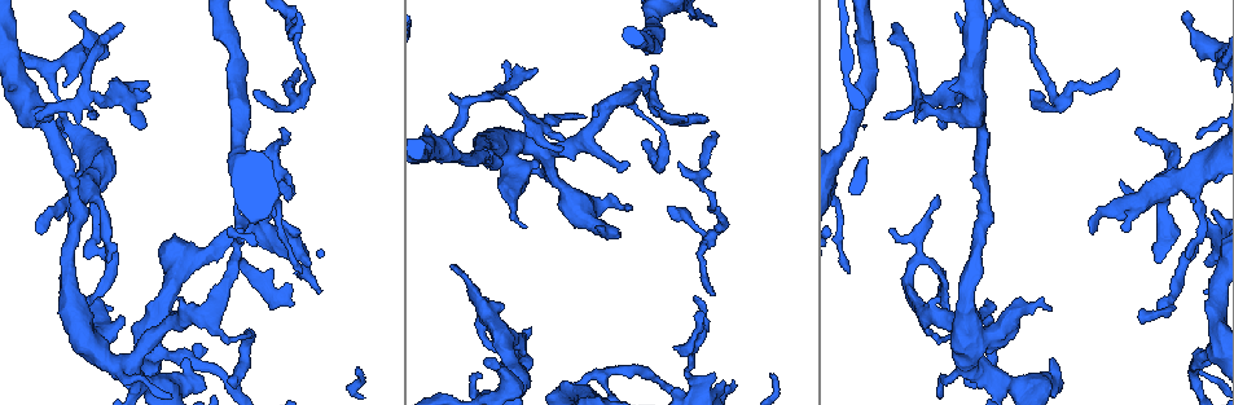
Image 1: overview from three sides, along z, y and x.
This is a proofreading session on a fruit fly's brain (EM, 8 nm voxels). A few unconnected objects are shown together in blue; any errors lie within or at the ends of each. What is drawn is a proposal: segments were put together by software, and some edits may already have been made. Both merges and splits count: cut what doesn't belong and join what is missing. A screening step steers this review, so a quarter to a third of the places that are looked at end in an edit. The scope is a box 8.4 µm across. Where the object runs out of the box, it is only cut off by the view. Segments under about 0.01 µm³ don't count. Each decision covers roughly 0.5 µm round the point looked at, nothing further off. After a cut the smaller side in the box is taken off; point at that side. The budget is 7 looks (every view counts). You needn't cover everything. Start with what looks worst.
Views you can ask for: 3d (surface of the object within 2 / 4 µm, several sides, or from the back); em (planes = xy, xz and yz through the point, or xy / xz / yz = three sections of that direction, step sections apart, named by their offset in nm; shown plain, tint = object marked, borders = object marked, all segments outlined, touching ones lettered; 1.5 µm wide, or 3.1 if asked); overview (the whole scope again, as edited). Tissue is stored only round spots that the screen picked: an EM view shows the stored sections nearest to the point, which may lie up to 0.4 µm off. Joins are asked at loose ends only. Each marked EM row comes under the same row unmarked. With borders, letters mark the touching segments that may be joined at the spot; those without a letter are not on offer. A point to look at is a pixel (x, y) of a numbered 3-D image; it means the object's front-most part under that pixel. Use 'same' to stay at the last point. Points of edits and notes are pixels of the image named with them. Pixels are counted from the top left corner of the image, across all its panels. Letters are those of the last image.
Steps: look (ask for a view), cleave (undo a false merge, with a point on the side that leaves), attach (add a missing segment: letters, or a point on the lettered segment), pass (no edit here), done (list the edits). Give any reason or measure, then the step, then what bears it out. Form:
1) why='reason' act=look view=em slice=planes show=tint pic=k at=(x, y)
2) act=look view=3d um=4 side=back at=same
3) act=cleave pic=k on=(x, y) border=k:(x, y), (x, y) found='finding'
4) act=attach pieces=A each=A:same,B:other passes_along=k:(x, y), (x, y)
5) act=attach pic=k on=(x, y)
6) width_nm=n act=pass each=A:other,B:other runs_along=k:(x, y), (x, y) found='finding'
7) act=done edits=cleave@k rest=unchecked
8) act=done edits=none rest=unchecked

why='thick end' act=look view=3d um=4 pic=1 at=(990, 316)

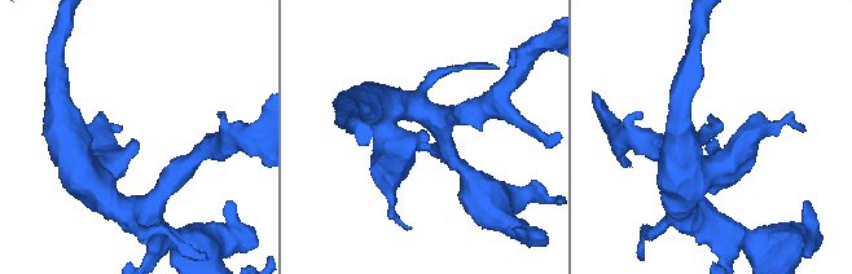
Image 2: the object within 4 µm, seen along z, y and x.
act=look view=em slice=planes show=tint pic=2 at=(425, 137)

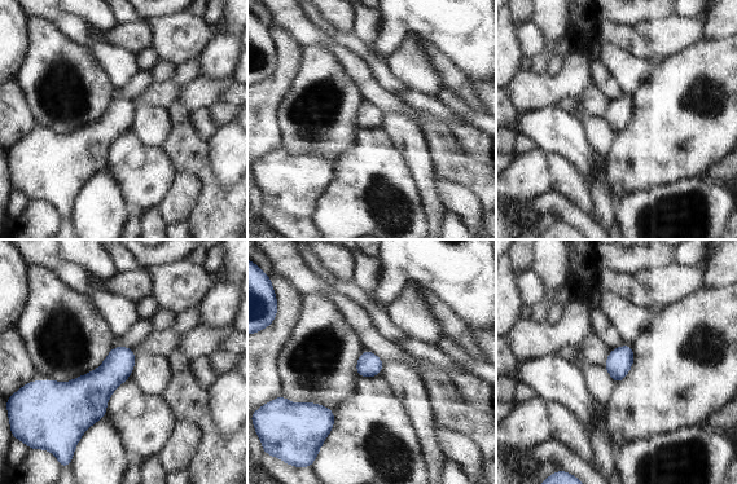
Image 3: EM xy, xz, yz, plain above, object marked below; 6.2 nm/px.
act=look view=em slice=planes show=borders at=same

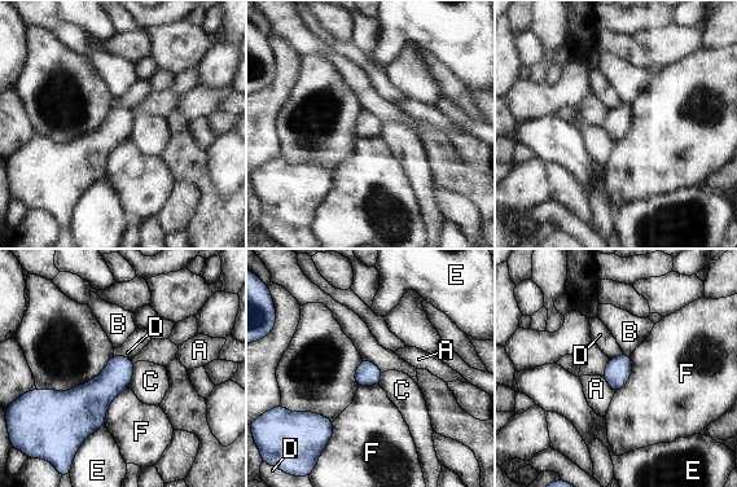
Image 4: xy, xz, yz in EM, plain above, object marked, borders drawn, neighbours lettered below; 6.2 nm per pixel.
act=pass each=A:other,B:other,C:other,D:other,E:other,F:other border=4:(134, 364), (134, 376), (127, 386) found='none of them fits'

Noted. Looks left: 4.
why='branch stops here' act=look view=3d um=4 pic=1 at=(1138, 134)

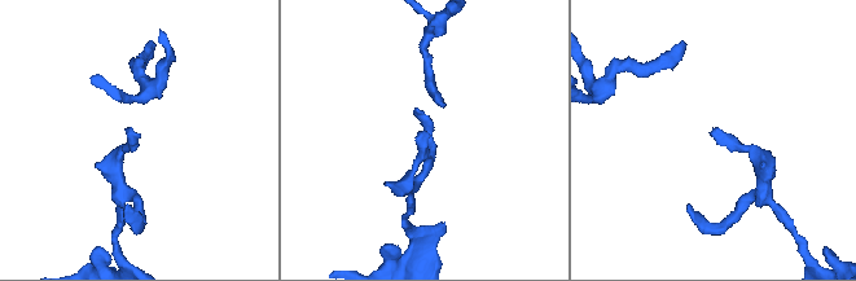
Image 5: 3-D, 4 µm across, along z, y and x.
act=look view=em slice=planes show=borders pic=5 at=(425, 131)

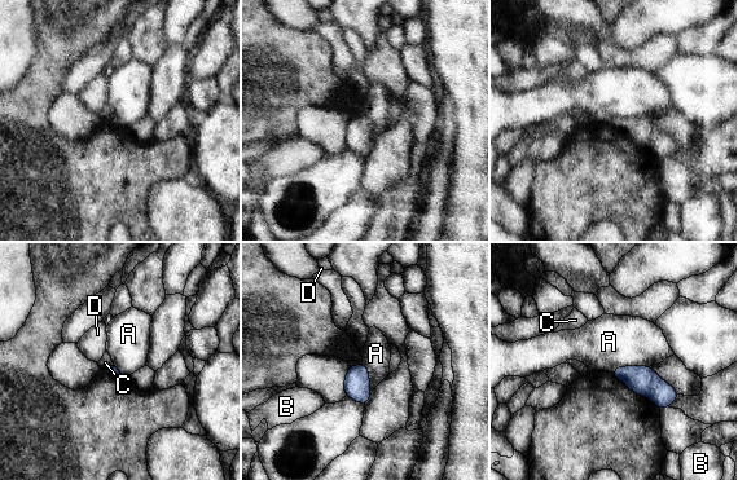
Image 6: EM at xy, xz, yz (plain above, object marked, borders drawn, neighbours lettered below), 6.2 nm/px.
longest_contact=A:240nm act=pass each=A:other,B:other,C:other,D:other found='none of them fits'

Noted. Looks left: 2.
why='abrupt turn' act=look view=em slice=xy step=4 show=tint pic=1 at=(292, 35)

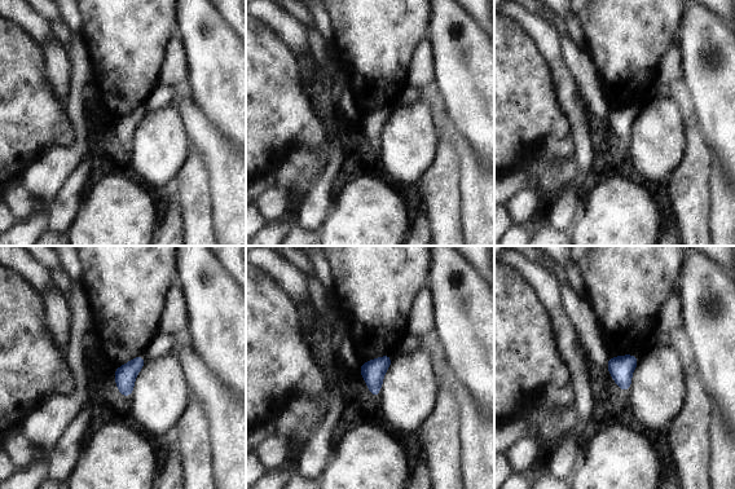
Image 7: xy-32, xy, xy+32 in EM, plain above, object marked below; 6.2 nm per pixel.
act=look view=em slice=planes show=borders at=same

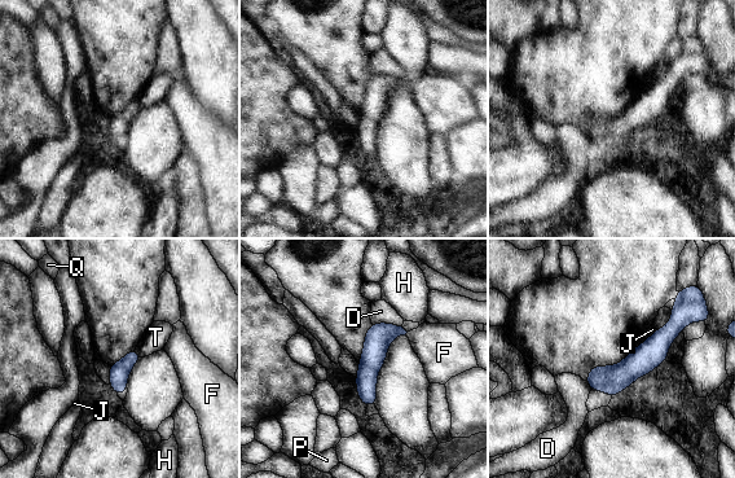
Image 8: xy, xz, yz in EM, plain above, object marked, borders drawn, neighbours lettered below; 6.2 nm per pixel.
longest_contact=D:180nm act=pass each=D:other,F:other,H:other,J:other,P:other,Q:other,T:other border=8:(373, 324), (392, 323), (401, 327) found='all the same cell'

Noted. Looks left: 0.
act=done edits=none rest=unchecked

